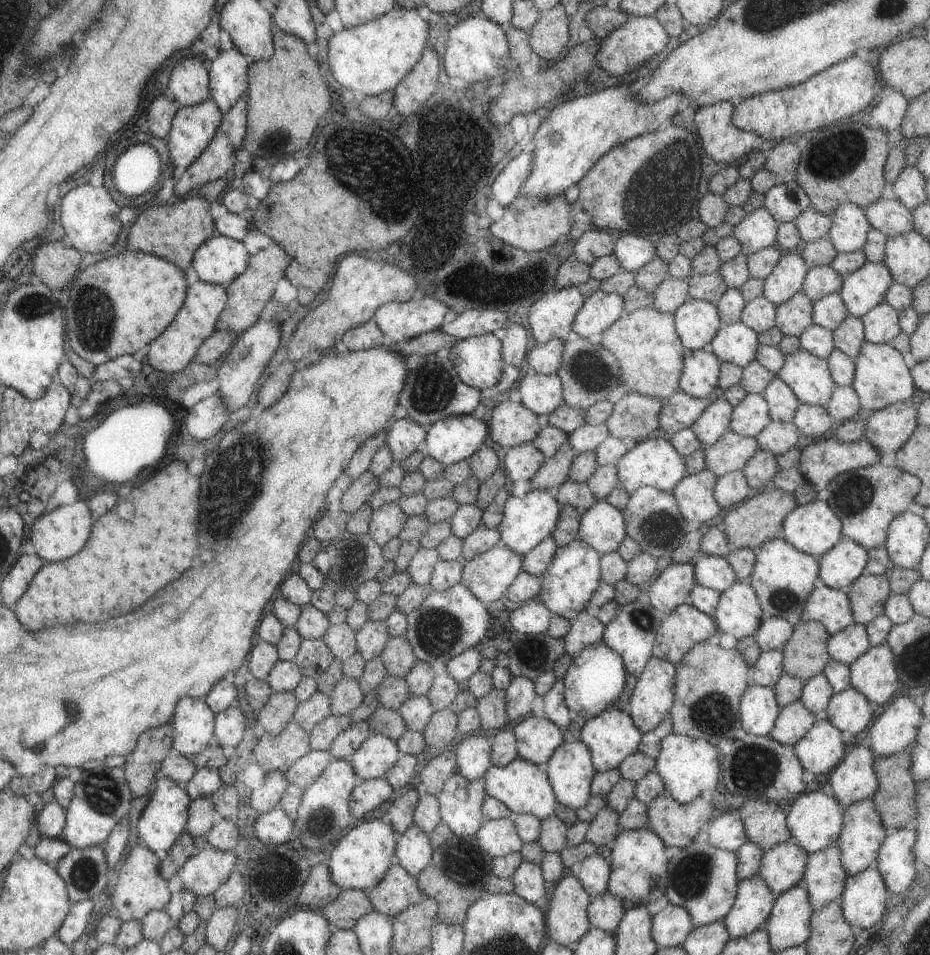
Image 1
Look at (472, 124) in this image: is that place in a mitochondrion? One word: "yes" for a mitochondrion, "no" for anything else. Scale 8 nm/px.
no

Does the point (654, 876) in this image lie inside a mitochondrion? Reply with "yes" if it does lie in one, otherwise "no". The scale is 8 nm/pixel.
yes

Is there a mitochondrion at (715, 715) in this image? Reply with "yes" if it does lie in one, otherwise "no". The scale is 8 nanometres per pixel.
yes

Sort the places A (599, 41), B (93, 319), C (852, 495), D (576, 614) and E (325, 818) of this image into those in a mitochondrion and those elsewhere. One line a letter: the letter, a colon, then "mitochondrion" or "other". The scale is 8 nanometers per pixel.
A: other
B: mitochondrion
C: mitochondrion
D: other
E: mitochondrion

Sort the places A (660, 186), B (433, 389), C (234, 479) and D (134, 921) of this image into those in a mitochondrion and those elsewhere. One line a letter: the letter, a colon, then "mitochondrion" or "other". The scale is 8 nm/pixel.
A: mitochondrion
B: mitochondrion
C: mitochondrion
D: other

